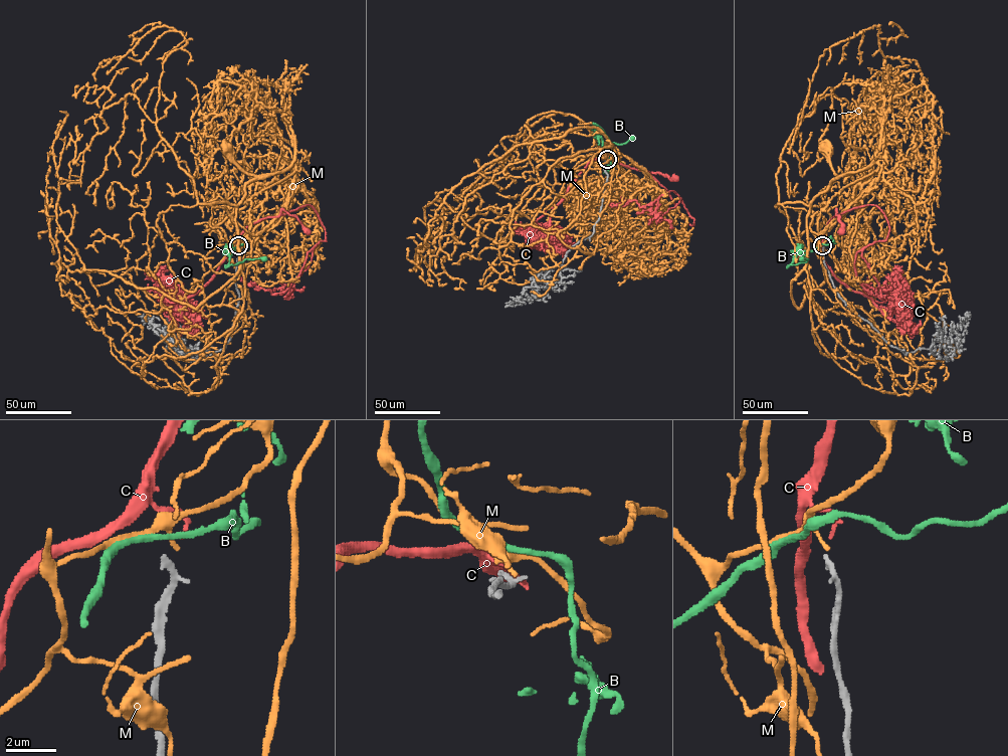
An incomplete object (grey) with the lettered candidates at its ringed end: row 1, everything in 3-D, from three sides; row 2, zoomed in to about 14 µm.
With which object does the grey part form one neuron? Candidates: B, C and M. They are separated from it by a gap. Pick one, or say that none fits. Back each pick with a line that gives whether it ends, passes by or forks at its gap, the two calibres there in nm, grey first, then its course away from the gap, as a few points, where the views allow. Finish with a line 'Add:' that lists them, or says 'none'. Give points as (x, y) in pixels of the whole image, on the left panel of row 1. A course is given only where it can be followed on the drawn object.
Add: none

